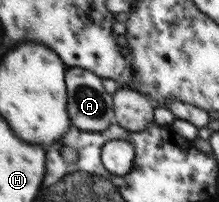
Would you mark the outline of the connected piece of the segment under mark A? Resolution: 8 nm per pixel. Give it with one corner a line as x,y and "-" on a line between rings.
80,67
66,68
65,81
67,89
67,109
72,125
81,131
105,131
111,124
116,123
114,116
114,99
102,82
103,78
95,73
82,70

